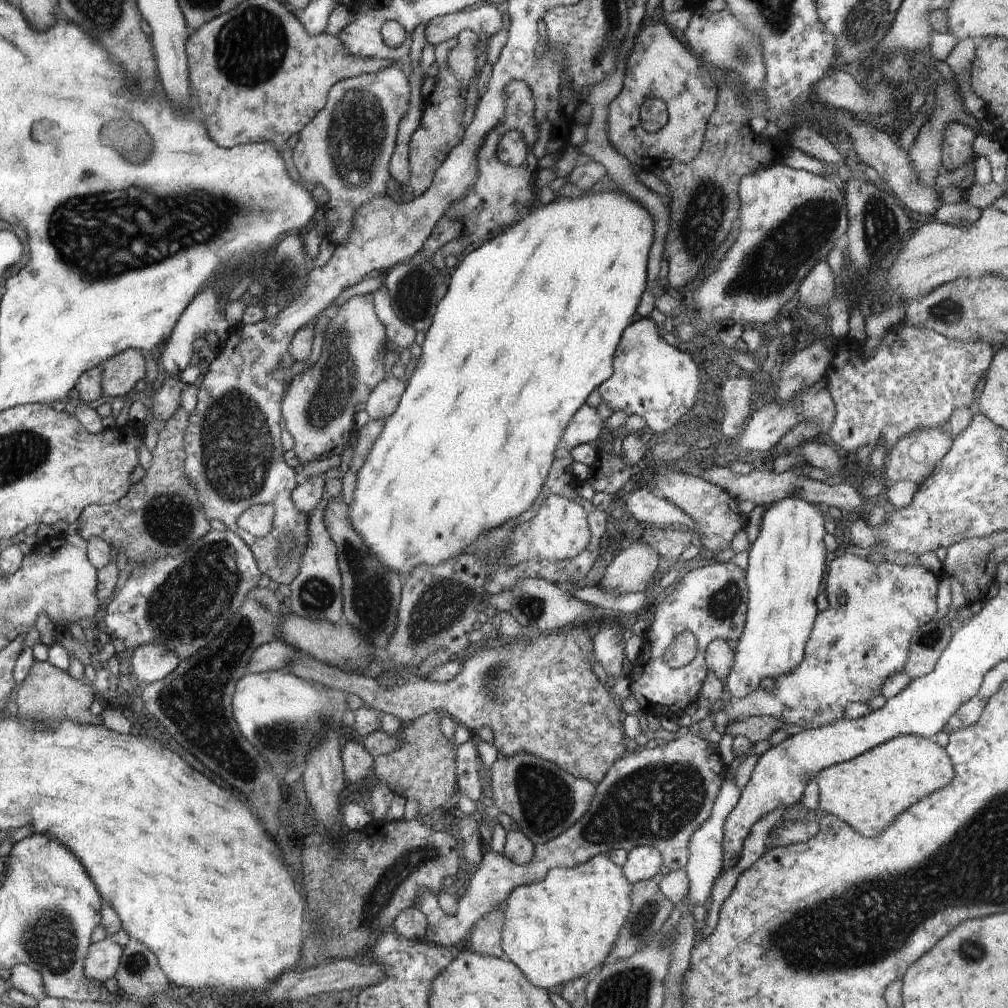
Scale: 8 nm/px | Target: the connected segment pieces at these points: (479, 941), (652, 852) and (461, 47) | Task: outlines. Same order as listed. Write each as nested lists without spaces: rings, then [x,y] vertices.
[[[496,906],[481,920],[478,920],[468,937],[474,953],[492,956],[507,961],[508,958],[501,948],[501,931],[503,926],[504,907]]]
[[[650,846],[635,847],[627,853],[626,863],[621,867],[624,877],[632,886],[635,883],[652,879],[663,865],[656,848]]]
[[[470,30],[460,32],[457,38],[458,45],[449,53],[447,64],[461,86],[468,90],[475,82],[479,39],[477,34]]]

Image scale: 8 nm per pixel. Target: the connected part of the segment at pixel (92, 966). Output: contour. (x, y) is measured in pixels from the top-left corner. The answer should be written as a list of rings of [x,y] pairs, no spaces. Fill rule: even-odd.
[[[111,938],[92,943],[85,957],[84,975],[92,981],[105,984],[108,979],[115,977],[123,954],[123,948],[117,945]]]

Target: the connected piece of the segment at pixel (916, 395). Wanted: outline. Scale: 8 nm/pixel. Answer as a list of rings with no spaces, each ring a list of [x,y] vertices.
[[[904,322],[882,334],[872,356],[862,352],[864,347],[864,343],[854,339],[840,338],[838,348],[833,348],[831,364],[825,373],[825,384],[835,405],[835,418],[828,436],[835,448],[852,458],[860,449],[876,449],[880,440],[884,440],[888,454],[903,437],[915,431],[949,427],[952,413],[959,408],[969,408],[973,403],[977,384],[985,377],[995,356],[992,345],[985,341],[948,339],[934,330]]]

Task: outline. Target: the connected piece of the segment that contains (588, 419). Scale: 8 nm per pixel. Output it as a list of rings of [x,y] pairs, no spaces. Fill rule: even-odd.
[[[584,404],[570,420],[562,439],[571,450],[582,444],[594,442],[602,432],[604,422],[599,418],[596,408]]]

